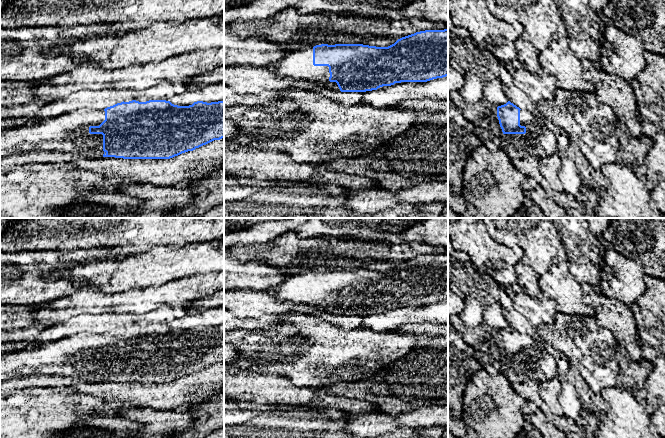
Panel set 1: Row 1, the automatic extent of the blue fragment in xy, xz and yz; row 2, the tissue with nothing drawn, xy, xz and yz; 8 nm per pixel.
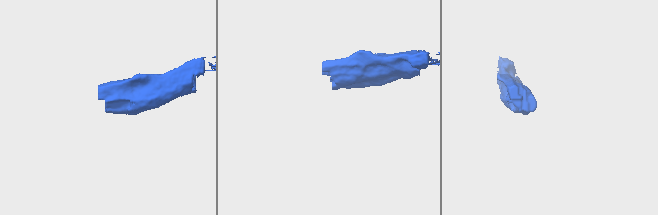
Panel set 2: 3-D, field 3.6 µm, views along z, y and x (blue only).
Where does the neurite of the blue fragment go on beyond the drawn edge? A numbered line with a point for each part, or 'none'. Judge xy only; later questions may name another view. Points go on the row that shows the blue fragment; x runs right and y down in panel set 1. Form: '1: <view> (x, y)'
1: xy (69, 132)

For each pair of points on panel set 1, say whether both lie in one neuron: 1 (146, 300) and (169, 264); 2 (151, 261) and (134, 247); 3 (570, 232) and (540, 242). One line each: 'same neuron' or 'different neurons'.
1: different neurons
2: different neurons
3: different neurons

